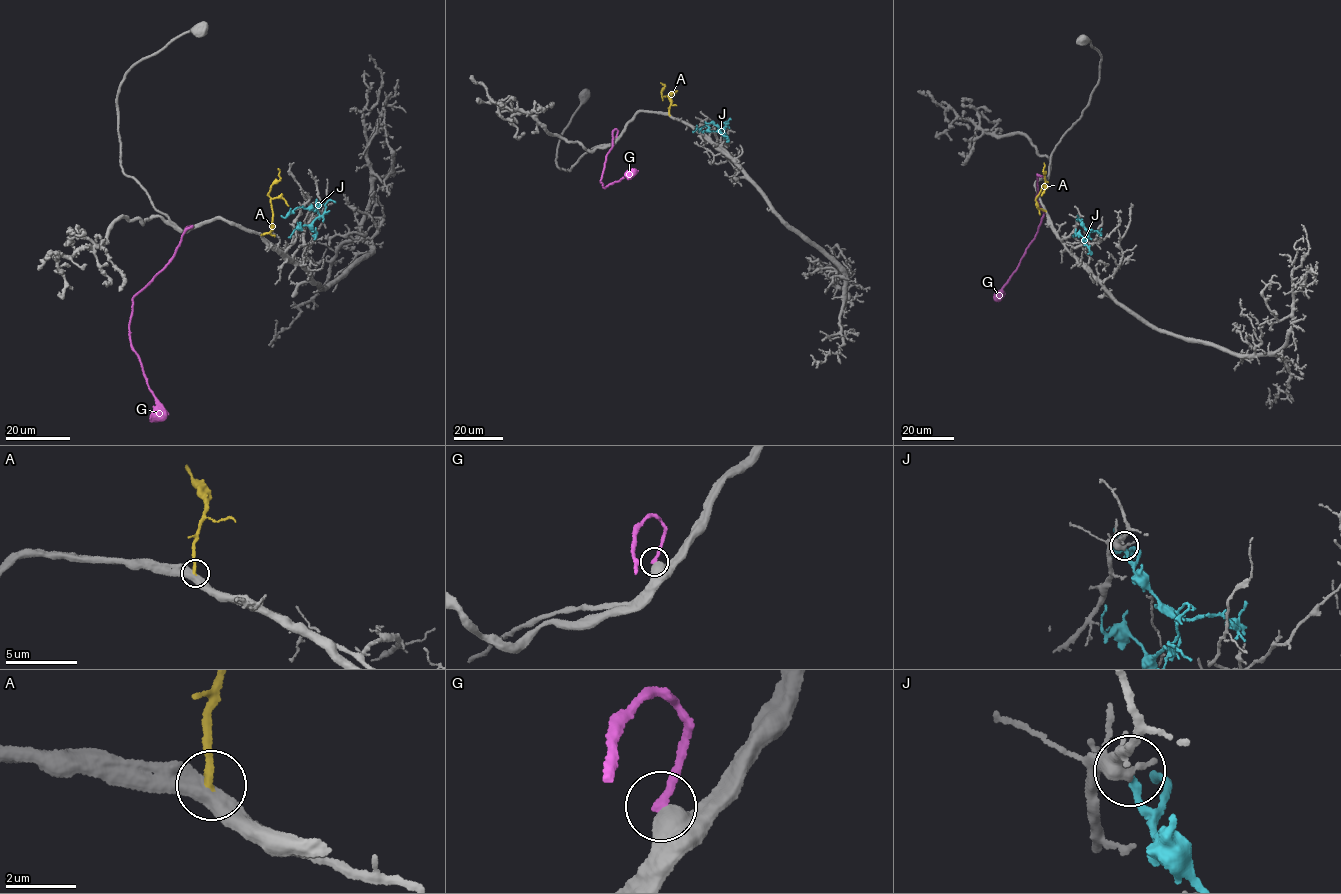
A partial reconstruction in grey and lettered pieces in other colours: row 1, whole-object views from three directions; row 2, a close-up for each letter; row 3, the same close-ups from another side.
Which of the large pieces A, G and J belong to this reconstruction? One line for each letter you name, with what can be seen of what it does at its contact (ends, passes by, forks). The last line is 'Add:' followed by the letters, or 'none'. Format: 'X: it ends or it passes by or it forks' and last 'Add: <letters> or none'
Add: none

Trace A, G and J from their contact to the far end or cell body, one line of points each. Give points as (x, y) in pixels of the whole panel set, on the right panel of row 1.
A: (1045, 210), (1038, 208), (1036, 201), (1045, 182), (1044, 163)
G: (1044, 176), (1037, 174), (1035, 198), (1044, 216), (1034, 239), (998, 299)
J: (1079, 218), (1088, 236), (1083, 238), (1079, 232), (1072, 235)

